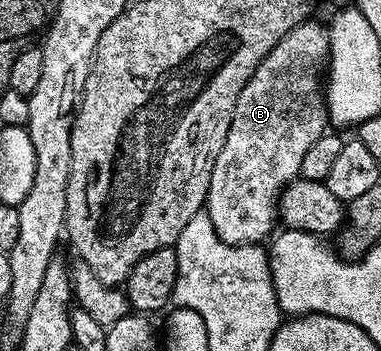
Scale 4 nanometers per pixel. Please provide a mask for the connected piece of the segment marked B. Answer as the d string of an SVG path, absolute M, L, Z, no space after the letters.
M315 20L300 22L289 34L282 36L278 44L274 44L250 80L246 80L246 88L242 88L238 104L234 104L234 116L230 120L230 132L226 132L226 144L222 144L222 152L218 152L214 160L214 172L210 172L206 203L206 213L214 224L214 232L218 232L226 244L260 244L265 241L264 237L267 239L273 233L272 225L278 222L280 193L298 177L302 159L313 146L314 140L318 140L318 136L329 129L329 107L322 89L322 79L328 68L329 48L327 25L319 26Z

